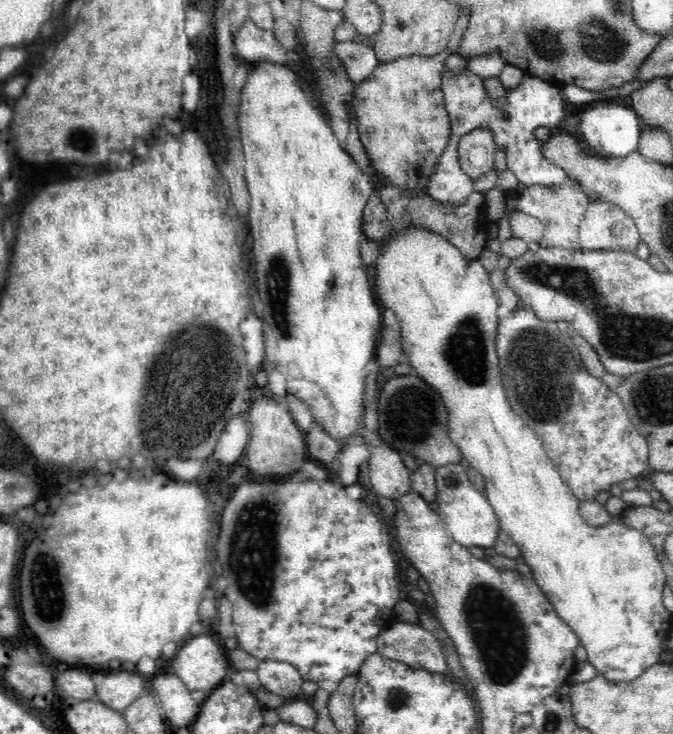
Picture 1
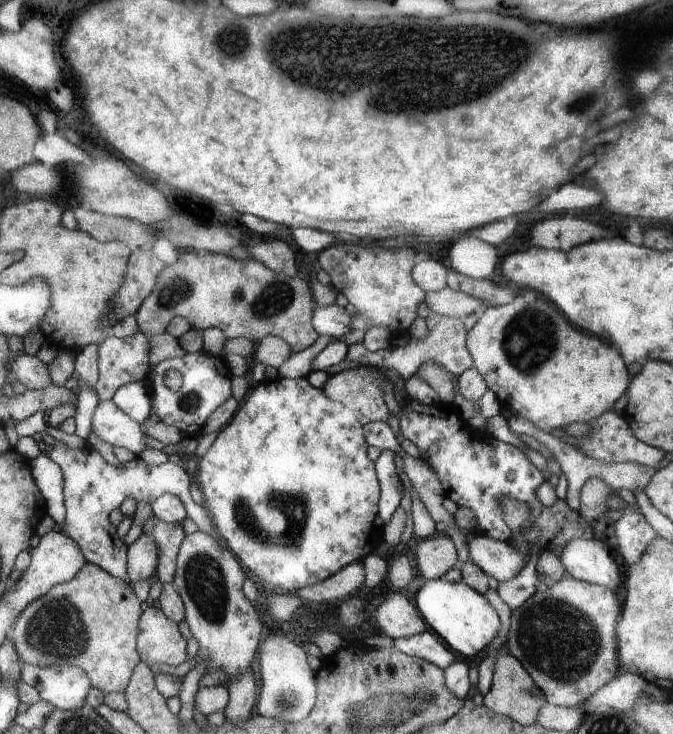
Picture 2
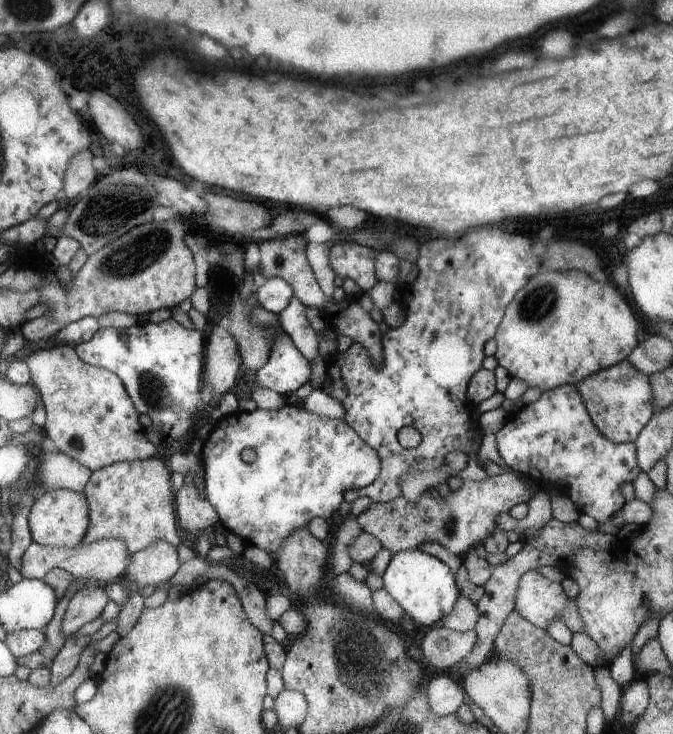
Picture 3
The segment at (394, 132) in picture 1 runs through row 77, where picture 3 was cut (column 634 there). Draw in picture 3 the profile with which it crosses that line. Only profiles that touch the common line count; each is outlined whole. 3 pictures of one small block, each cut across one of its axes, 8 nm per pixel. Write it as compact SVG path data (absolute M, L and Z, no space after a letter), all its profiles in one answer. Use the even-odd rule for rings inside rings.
M627 360L583 378L581 382L575 384L575 390L581 396L587 414L591 416L591 422L601 430L603 438L609 438L615 444L633 444L643 426L655 414L651 406L653 394L649 378L633 370L633 366L629 366Z

